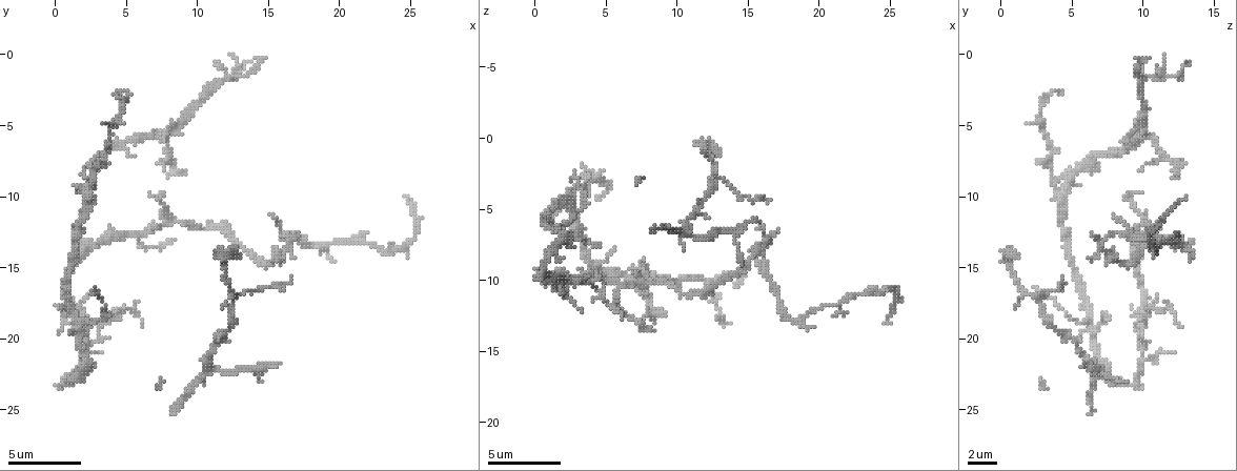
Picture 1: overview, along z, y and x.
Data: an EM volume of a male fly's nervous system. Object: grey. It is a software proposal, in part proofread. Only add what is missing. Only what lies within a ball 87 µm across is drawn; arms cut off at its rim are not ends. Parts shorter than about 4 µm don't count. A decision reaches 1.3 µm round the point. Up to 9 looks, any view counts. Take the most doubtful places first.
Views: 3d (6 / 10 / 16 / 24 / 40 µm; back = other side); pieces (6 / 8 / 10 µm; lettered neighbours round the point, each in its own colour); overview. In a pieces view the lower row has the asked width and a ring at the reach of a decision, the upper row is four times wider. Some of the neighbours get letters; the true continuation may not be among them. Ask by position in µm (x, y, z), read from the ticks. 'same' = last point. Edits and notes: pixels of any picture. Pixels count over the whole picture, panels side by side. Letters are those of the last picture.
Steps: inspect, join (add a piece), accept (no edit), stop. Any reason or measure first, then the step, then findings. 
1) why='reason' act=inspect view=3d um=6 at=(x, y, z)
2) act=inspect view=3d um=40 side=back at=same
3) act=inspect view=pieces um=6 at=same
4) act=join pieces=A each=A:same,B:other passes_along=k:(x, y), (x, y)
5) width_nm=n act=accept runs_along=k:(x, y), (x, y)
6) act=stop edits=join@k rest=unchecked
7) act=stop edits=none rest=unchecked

why='an open end' act=inspect view=pieces um=6 at=(14.4, 0.2, 10.2)

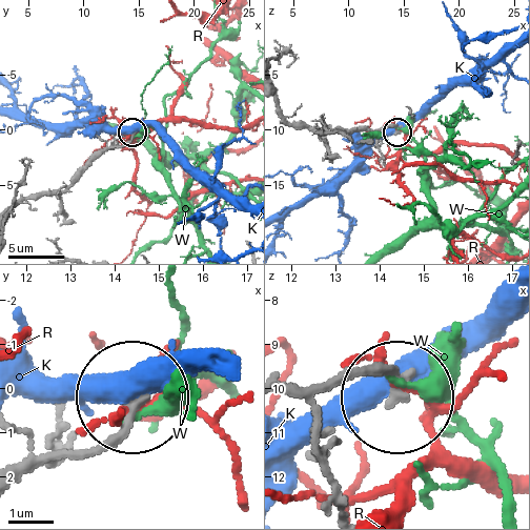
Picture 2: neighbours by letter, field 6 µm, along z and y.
act=accept each=K:other,R:other,W:other runs_along=2:(27, 471), (106, 445), (129, 403) found='no lettered piece goes on from it'

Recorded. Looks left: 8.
why='branch stops here' act=inspect view=pieces um=8 at=(8.2, 13.0, 13.4)

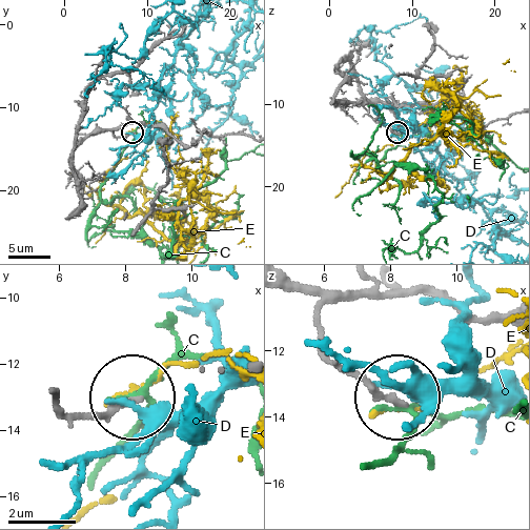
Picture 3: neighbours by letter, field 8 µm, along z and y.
act=accept each=C:other,D:other,E:other runs_along=3:(56, 393), (81, 415), (106, 415), (129, 402) found='no lettered piece goes on from it'

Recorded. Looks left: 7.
why='tapers out' act=inspect view=pieces um=10 at=(24.8, 10.2, 13.0)

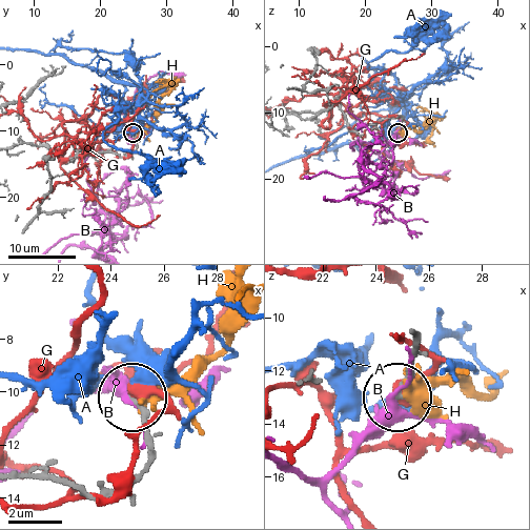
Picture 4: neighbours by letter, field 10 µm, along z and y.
act=accept each=A:other,B:other,G:other,H:other found='no lettered piece goes on from it'

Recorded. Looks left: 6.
why='tapers out' act=inspect view=pieces um=10 at=(4.4, 2.6, 4.2)

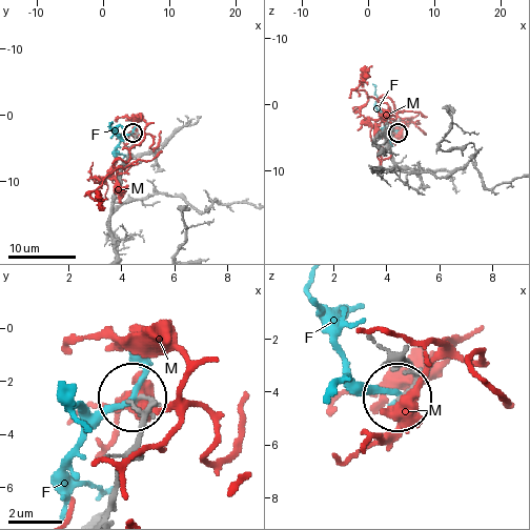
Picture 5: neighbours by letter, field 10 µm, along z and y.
act=accept each=F:other,M:other found='none of them fits'

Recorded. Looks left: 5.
act=stop edits=none rest=unchecked

